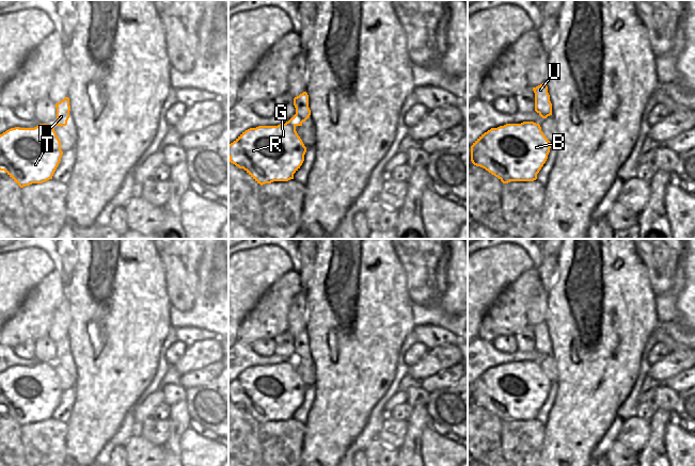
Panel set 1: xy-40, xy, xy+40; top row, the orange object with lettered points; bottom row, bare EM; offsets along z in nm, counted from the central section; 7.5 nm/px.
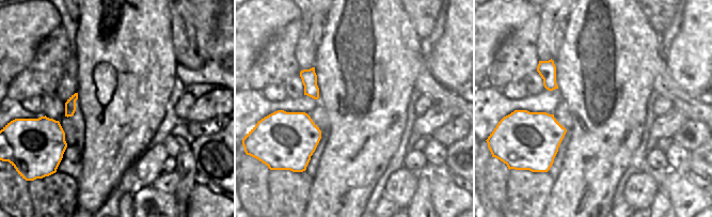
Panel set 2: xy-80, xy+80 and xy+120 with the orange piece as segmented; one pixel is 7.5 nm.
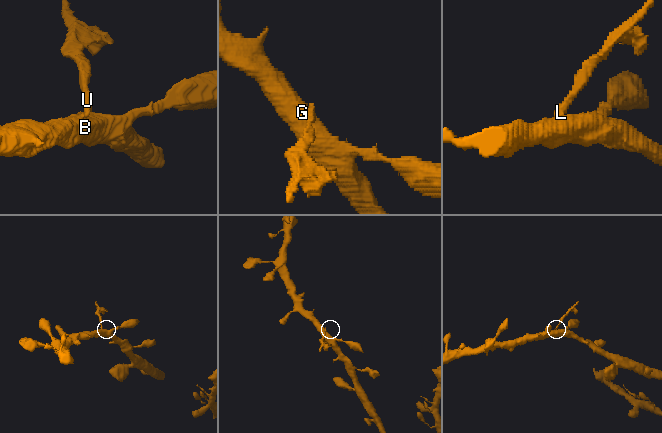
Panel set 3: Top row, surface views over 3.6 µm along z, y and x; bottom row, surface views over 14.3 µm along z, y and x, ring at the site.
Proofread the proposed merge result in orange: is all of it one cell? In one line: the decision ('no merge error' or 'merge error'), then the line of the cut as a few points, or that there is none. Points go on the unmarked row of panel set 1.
merge error | xy (285, 362), (291, 362), (295, 365)

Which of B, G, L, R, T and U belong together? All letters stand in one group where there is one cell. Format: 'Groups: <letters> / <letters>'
Groups: B G R T / L U.

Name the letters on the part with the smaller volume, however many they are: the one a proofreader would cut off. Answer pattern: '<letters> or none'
L, U

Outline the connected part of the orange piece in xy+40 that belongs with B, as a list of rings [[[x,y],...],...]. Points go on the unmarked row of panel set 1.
[[[506,363],[491,367],[473,382],[471,400],[503,422],[534,420],[548,398],[551,385],[539,363]]]

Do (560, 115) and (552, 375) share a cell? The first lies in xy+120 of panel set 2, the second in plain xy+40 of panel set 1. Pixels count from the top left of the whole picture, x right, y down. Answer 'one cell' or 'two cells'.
one cell

